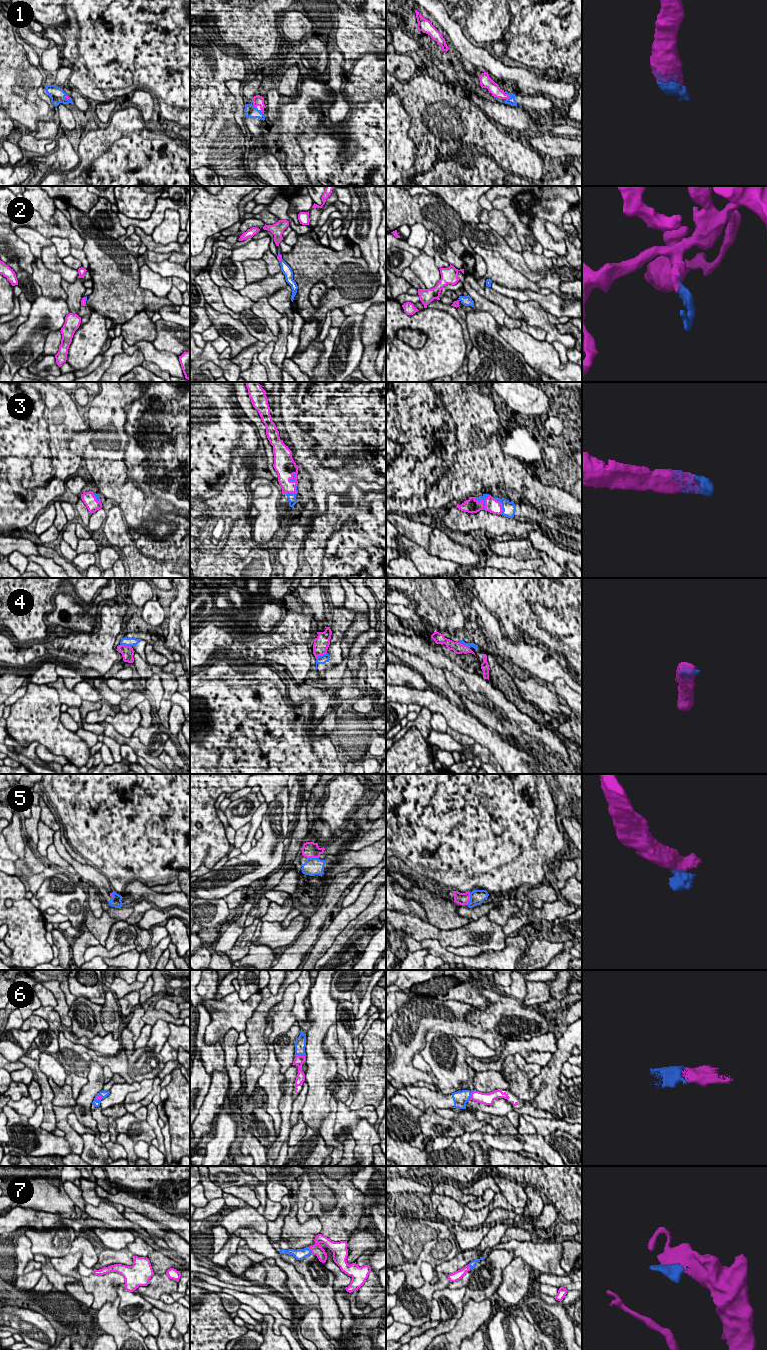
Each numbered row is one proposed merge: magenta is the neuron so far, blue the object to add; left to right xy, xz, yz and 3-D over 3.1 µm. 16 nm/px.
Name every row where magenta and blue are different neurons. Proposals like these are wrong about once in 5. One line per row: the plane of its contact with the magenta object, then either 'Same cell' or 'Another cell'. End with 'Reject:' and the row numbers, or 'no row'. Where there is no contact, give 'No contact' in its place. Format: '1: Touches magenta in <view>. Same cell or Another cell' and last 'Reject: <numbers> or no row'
1: Touches magenta in yz. Same cell
2: Touches magenta in xy. Same cell
3: Touches magenta in yz. Same cell
4: Touches magenta in xy. Another cell
5: Touches magenta in yz. Another cell
6: Touches magenta in xz. Same cell
7: Touches magenta in xz. Same cell
Reject: 4, 5

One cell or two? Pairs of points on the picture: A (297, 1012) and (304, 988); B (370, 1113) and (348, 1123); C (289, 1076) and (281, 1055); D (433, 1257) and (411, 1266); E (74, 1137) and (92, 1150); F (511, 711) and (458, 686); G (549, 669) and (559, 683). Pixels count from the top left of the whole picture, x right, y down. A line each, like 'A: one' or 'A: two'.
A: one
B: one
C: two
D: one
E: two
F: two
G: two

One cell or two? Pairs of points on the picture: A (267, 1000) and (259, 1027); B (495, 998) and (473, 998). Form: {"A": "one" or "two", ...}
{"A": "one", "B": "two"}

